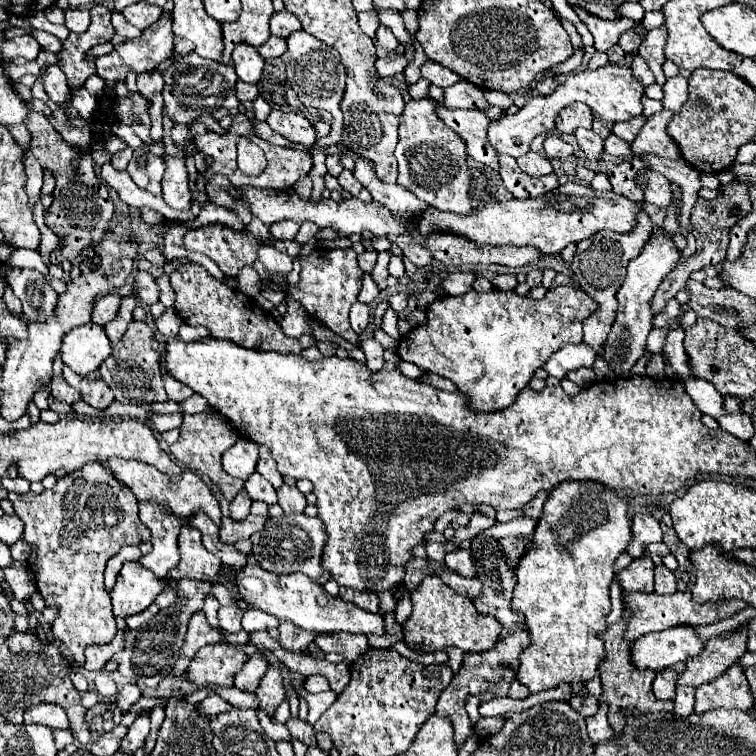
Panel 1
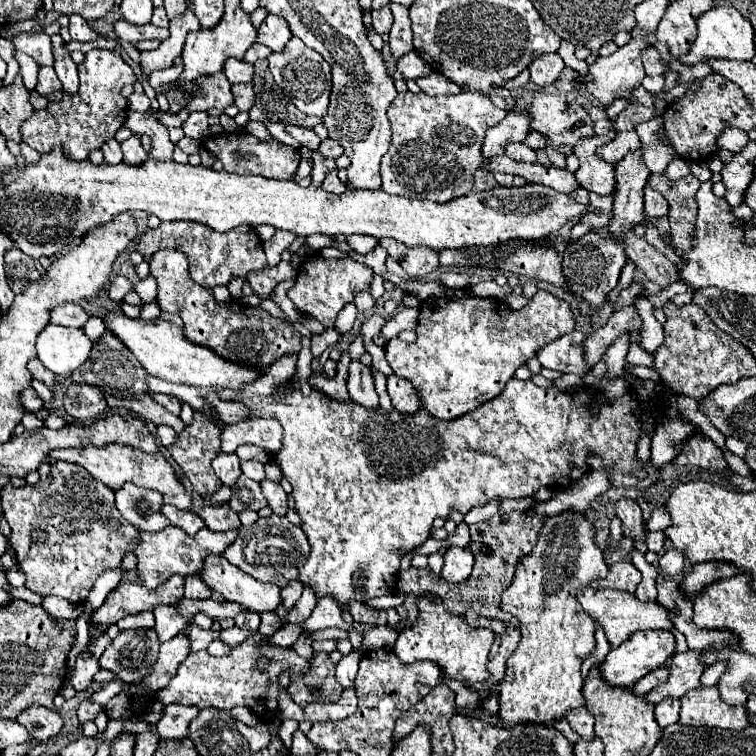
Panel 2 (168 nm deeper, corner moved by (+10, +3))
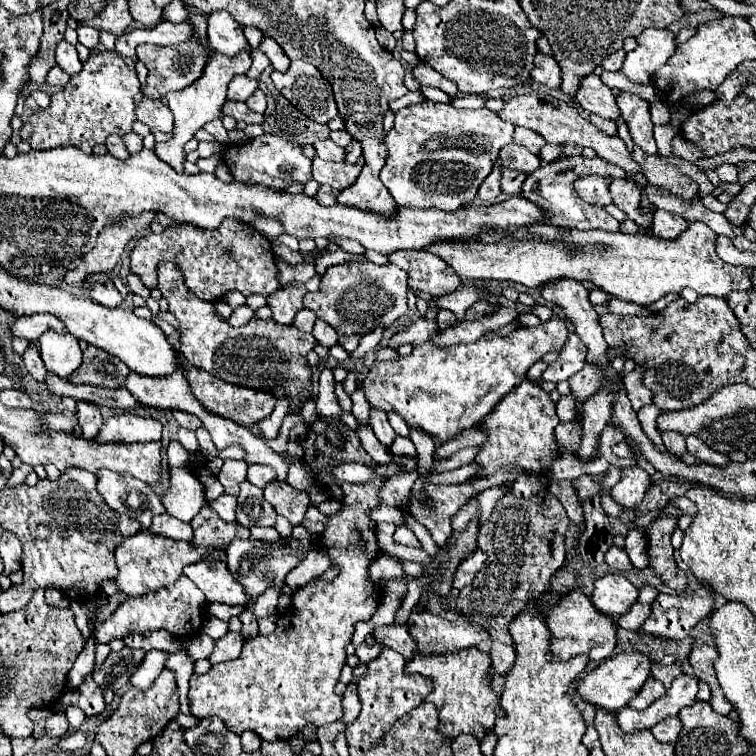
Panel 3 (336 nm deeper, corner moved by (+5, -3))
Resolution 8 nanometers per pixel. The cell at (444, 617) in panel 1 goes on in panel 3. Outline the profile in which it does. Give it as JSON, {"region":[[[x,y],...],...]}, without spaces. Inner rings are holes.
{"region":[[[476,647],[458,651],[454,655],[416,655],[410,663],[406,663],[406,673],[420,673],[432,681],[432,691],[424,701],[430,701],[438,709],[438,733],[444,733],[448,739],[456,739],[462,733],[474,735],[478,741],[494,727],[496,717],[502,717],[504,711],[500,707],[500,697],[492,691],[488,679],[490,657],[488,653],[478,651]]]}

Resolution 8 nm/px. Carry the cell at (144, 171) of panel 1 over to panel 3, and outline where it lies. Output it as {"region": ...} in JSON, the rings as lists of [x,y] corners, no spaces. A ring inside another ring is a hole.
{"region":[[[134,131],[126,133],[122,139],[124,139],[124,143],[126,143],[126,147],[128,147],[128,151],[130,151],[130,153],[136,153],[136,151],[140,151],[140,149],[142,149],[142,137],[140,137],[140,135],[136,135]]]}

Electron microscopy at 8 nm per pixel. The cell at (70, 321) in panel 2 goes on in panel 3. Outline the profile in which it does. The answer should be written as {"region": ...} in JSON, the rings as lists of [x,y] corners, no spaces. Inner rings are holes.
{"region":[[[38,313],[38,315],[14,319],[14,323],[10,327],[10,333],[12,333],[12,337],[22,337],[22,339],[34,343],[48,329],[66,331],[66,327],[54,315],[50,315],[50,313]]]}

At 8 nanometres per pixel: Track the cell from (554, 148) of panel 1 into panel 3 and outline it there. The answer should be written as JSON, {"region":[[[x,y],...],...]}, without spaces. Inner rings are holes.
{"region":[[[516,127],[516,131],[514,131],[514,143],[524,145],[524,147],[530,149],[534,155],[538,155],[540,149],[542,149],[542,145],[544,145],[546,141],[544,141],[538,133],[534,133],[534,131],[530,131],[530,129]]]}

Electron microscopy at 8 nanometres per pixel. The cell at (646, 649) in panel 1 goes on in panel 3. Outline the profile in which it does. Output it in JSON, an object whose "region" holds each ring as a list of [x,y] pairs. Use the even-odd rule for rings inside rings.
{"region":[[[618,653],[618,655],[602,661],[584,679],[580,679],[576,691],[582,697],[582,701],[586,701],[598,709],[616,713],[642,689],[644,681],[650,677],[650,667],[652,667],[650,659],[644,657],[642,653]]]}

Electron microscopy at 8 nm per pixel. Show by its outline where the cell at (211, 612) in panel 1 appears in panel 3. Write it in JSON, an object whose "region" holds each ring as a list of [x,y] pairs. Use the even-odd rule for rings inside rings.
{"region":[[[208,615],[204,619],[204,623],[202,623],[202,633],[210,635],[212,639],[220,639],[220,637],[224,637],[228,633],[228,623],[224,623],[224,621]]]}

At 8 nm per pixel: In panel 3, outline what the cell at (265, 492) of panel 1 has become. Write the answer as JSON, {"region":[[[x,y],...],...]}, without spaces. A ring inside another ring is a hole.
{"region":[[[244,481],[240,485],[240,495],[238,495],[238,509],[236,509],[236,521],[242,527],[272,527],[276,521],[276,511],[274,507],[264,499],[262,489],[250,485]]]}

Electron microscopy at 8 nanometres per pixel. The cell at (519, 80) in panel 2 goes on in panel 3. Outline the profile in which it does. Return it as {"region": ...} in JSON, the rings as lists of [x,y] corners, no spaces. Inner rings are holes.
{"region":[[[469,95],[460,98],[454,98],[452,100],[452,105],[455,108],[467,108],[467,109],[478,109],[485,106],[487,97],[480,95]]]}

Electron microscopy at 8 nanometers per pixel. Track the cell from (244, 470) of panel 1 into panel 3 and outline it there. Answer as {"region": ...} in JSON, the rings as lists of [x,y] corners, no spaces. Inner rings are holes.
{"region":[[[224,461],[218,473],[218,481],[224,485],[228,495],[238,495],[238,485],[246,481],[246,469],[248,465],[244,461]]]}

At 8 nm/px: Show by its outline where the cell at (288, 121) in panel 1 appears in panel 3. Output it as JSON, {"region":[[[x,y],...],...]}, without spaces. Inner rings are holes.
{"region":[[[324,139],[324,141],[316,141],[316,155],[324,161],[344,161],[344,149],[338,147],[334,141]]]}

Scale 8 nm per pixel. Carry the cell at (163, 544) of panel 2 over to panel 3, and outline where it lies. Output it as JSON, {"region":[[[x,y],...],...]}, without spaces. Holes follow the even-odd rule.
{"region":[[[138,531],[136,535],[124,539],[116,551],[116,567],[118,567],[118,575],[114,577],[114,583],[118,587],[118,591],[122,591],[124,595],[144,595],[148,591],[156,591],[160,587],[168,587],[172,585],[180,575],[182,569],[190,563],[198,563],[204,559],[224,559],[224,549],[208,550],[202,547],[194,547],[188,541],[174,541],[162,535],[150,535],[148,531]]]}

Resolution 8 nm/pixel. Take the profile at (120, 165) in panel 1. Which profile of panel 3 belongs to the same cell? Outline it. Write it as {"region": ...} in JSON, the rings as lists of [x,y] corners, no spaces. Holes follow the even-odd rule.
{"region":[[[110,135],[110,137],[106,137],[106,147],[108,147],[108,153],[112,153],[114,157],[118,157],[118,159],[122,159],[122,161],[130,157],[130,153],[126,151],[126,145],[124,145],[124,141],[122,141],[120,135]]]}

